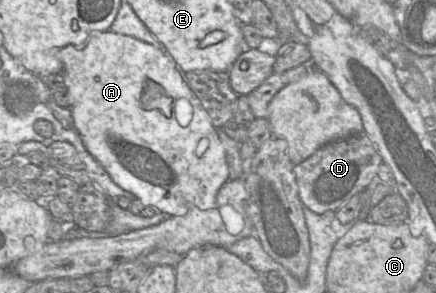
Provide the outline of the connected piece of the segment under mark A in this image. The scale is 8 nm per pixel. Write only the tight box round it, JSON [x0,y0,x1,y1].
[60,30,229,216]

